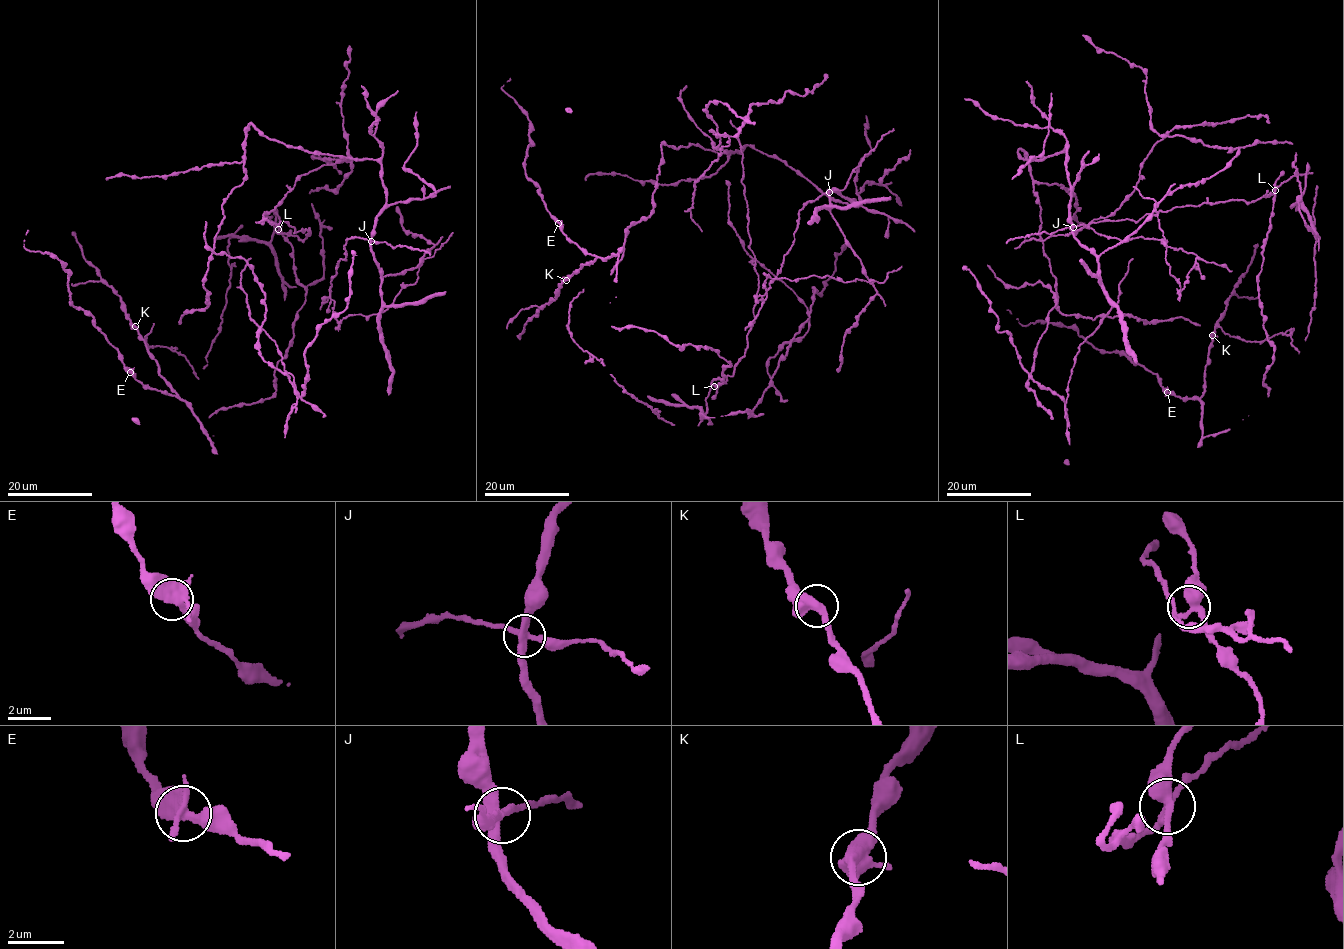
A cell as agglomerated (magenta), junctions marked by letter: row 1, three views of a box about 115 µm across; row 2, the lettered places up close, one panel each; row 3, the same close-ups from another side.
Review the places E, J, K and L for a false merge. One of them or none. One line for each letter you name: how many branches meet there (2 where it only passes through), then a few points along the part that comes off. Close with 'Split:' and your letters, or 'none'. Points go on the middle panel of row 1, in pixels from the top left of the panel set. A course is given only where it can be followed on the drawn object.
J: Branches: 4. Course of the part to remove: (829, 191), (799, 211), (793, 242), (763, 300), (767, 277), (827, 275), (843, 283), (879, 283), (901, 266)
Split: J

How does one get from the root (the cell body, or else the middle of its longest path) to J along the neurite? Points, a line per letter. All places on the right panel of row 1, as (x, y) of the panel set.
J: (1070, 182), (1069, 220), (1073, 227)

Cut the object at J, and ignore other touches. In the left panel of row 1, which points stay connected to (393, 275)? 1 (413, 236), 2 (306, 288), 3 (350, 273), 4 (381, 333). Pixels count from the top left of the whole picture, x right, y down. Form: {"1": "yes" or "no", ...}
{"1": "yes", "2": "yes", "3": "yes", "4": "yes"}

